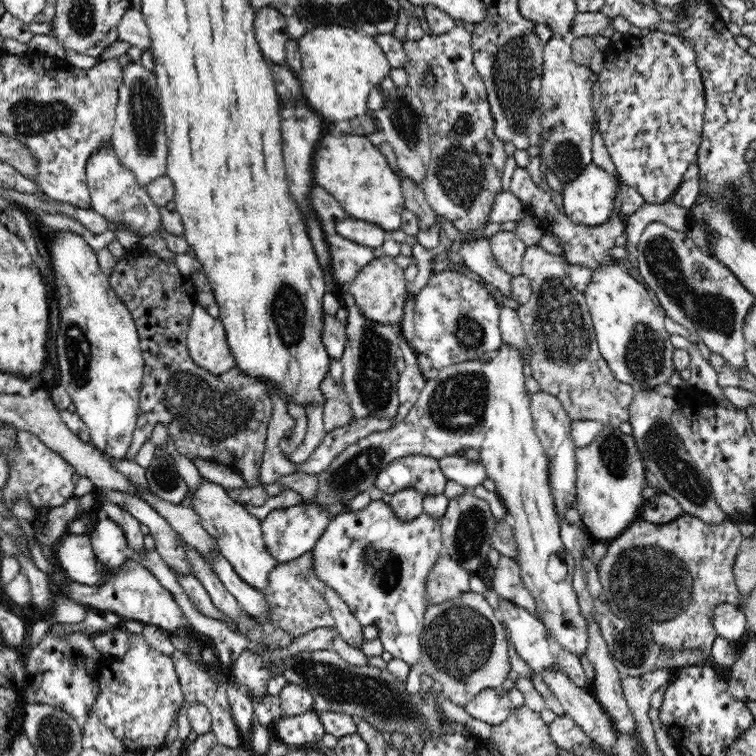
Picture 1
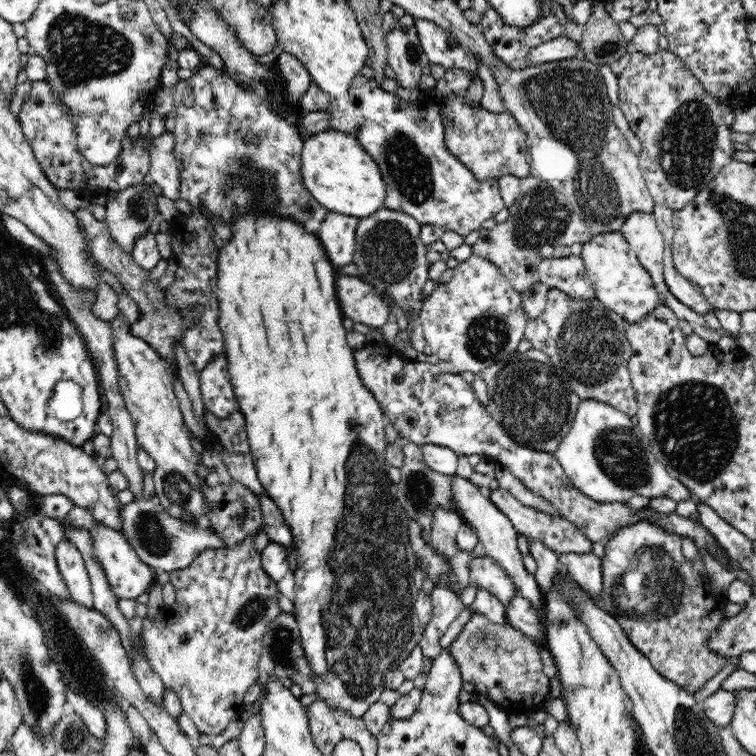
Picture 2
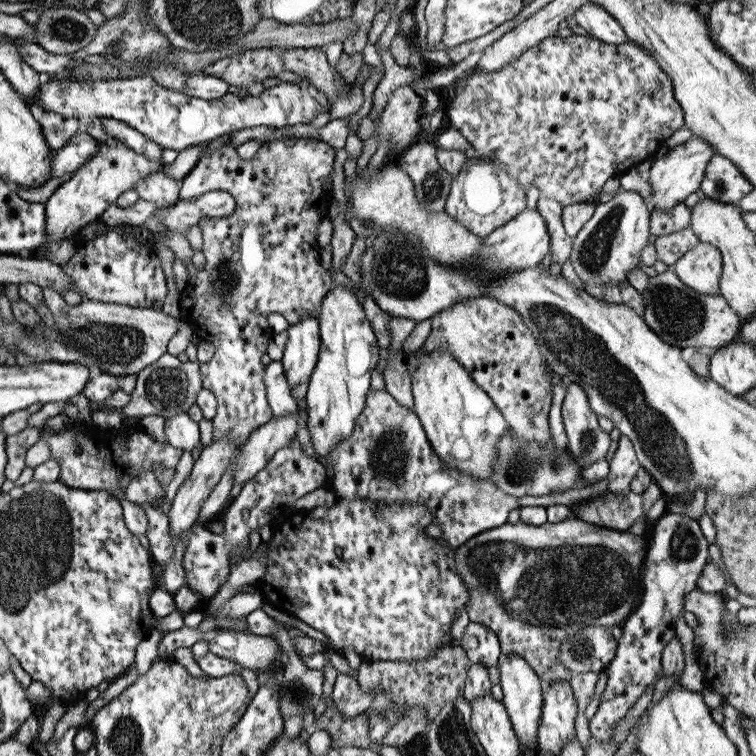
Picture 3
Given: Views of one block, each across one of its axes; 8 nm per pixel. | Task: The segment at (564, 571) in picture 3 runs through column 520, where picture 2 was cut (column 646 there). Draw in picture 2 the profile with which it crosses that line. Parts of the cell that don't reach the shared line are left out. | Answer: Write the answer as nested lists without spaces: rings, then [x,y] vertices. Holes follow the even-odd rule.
[[[640,521],[632,526],[621,528],[605,544],[605,554],[601,557],[603,571],[602,608],[612,615],[624,629],[630,643],[648,657],[650,663],[665,679],[679,684],[688,692],[694,693],[702,688],[710,678],[728,665],[738,663],[736,656],[722,656],[708,648],[708,639],[728,619],[722,614],[726,603],[724,595],[715,591],[708,569],[701,556],[687,560],[680,545],[682,536],[673,535],[660,527]]]

